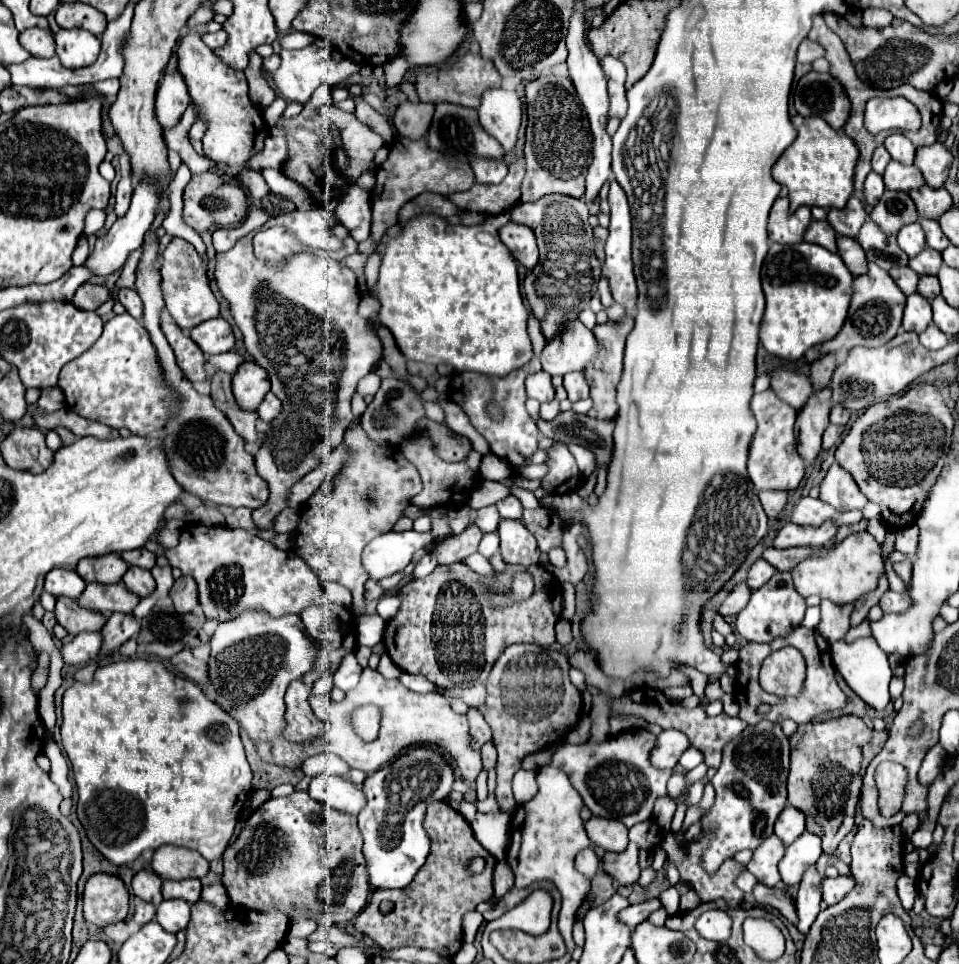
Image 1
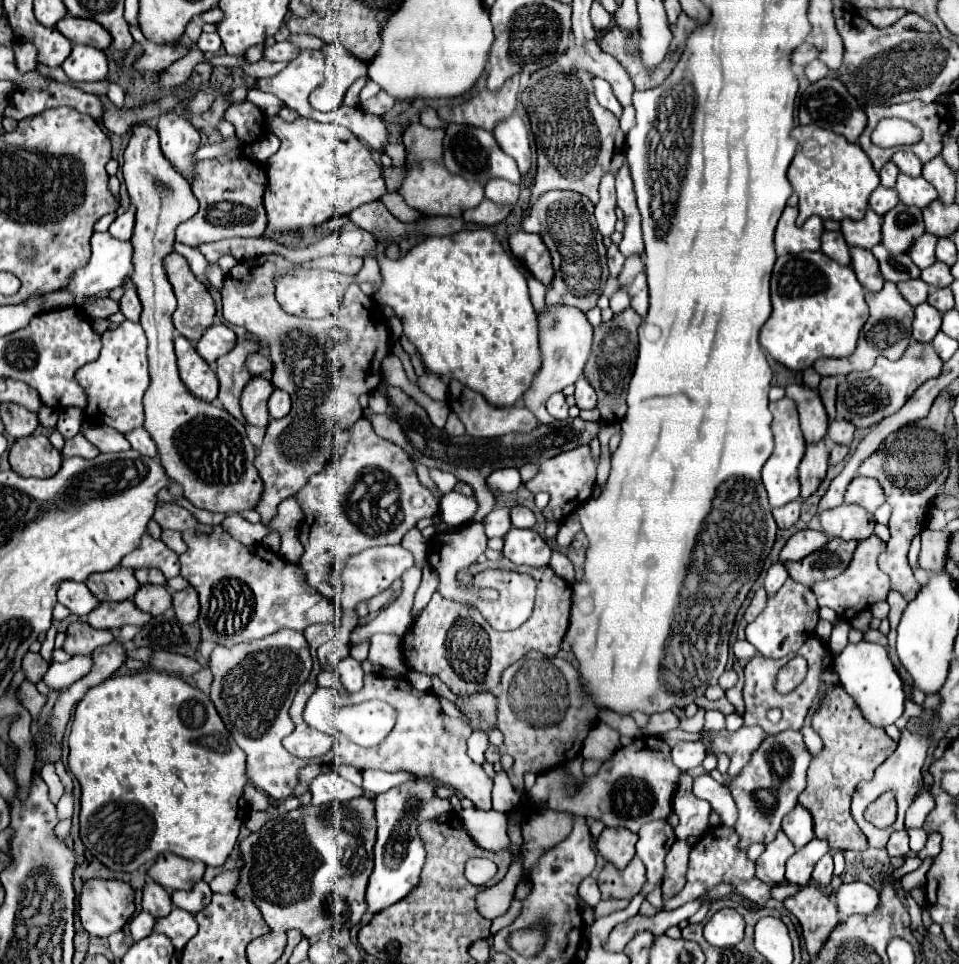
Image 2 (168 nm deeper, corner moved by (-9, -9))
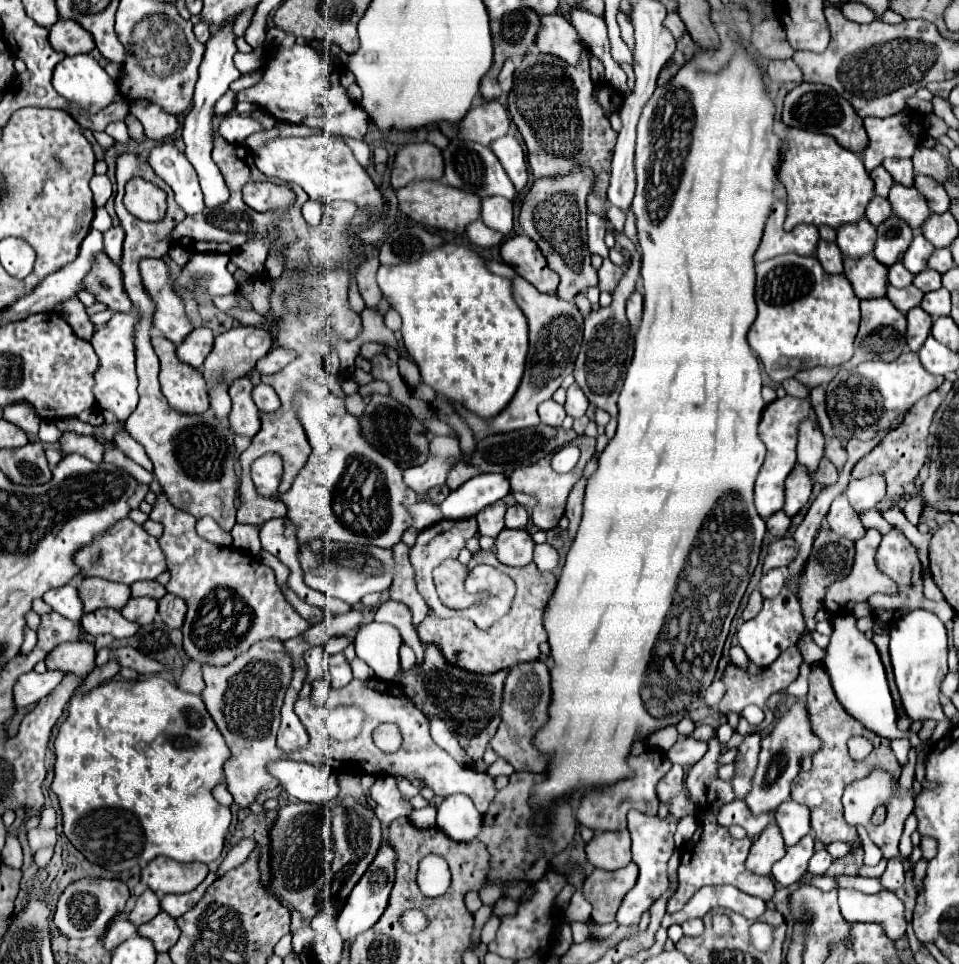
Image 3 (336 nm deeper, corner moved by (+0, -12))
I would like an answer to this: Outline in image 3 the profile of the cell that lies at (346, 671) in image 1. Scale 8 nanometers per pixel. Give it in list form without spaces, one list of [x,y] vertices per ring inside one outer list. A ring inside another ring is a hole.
[[[328,654],[328,678],[332,688],[344,688],[352,680],[352,670],[344,654]]]

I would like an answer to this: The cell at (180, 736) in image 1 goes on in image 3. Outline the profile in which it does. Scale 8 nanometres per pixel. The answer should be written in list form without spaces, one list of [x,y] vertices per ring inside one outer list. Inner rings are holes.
[[[148,676],[138,680],[112,680],[106,684],[100,684],[98,688],[92,688],[88,692],[78,692],[68,702],[68,718],[62,722],[58,736],[54,740],[54,752],[56,752],[56,776],[52,782],[52,792],[60,800],[62,818],[64,818],[64,834],[74,844],[76,850],[80,850],[90,862],[110,870],[110,872],[124,872],[134,866],[146,866],[156,856],[168,856],[178,862],[204,862],[210,864],[220,858],[224,840],[230,828],[230,808],[216,802],[212,796],[212,788],[224,780],[224,764],[230,760],[230,750],[218,732],[214,720],[204,708],[204,702],[200,696],[180,690],[176,684],[170,684],[168,680],[160,676]]]

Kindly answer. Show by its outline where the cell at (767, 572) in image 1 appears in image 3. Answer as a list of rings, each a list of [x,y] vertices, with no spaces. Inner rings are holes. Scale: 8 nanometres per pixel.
[[[770,570],[760,580],[760,592],[764,598],[774,598],[786,586],[786,574],[782,570]]]

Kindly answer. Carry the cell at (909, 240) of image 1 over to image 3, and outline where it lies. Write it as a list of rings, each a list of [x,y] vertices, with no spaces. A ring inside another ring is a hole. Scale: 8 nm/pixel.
[[[916,234],[910,248],[906,250],[904,258],[902,258],[902,264],[912,272],[912,274],[918,274],[926,268],[926,262],[928,262],[928,256],[932,254],[934,246],[930,246],[930,242],[926,242],[926,238],[922,238],[922,234]]]

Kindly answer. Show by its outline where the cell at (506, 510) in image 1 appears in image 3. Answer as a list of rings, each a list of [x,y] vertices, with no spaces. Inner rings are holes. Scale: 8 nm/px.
[[[510,506],[504,520],[506,520],[506,528],[526,528],[528,512],[522,506]]]

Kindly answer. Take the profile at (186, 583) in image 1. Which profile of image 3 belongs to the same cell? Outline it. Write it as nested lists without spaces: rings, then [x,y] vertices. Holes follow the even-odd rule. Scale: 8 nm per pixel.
[[[166,594],[164,598],[158,600],[158,612],[162,616],[162,620],[170,626],[170,628],[180,628],[186,616],[186,602],[174,594]]]

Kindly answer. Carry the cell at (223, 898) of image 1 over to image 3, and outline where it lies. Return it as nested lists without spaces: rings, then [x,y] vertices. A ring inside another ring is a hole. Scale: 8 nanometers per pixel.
[[[244,838],[242,842],[238,842],[238,844],[228,852],[228,856],[224,858],[224,862],[222,862],[220,868],[216,870],[216,874],[222,876],[222,874],[226,874],[226,872],[232,870],[232,868],[242,866],[242,864],[248,860],[248,856],[250,856],[252,850],[254,850],[254,842],[248,840],[248,838]]]

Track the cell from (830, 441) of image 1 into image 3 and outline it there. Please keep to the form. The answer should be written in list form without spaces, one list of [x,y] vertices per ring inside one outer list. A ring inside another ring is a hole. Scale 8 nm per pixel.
[[[822,458],[822,460],[820,460],[820,466],[818,466],[816,474],[814,474],[814,480],[826,486],[826,484],[830,484],[830,482],[836,482],[836,478],[838,478],[836,466],[834,466],[828,458]]]

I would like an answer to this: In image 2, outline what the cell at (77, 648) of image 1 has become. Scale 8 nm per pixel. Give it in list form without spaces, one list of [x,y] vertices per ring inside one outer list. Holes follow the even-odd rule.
[[[75,655],[65,663],[51,663],[49,671],[43,677],[43,683],[55,691],[63,691],[77,679],[85,677],[89,669],[91,669],[91,657]]]

